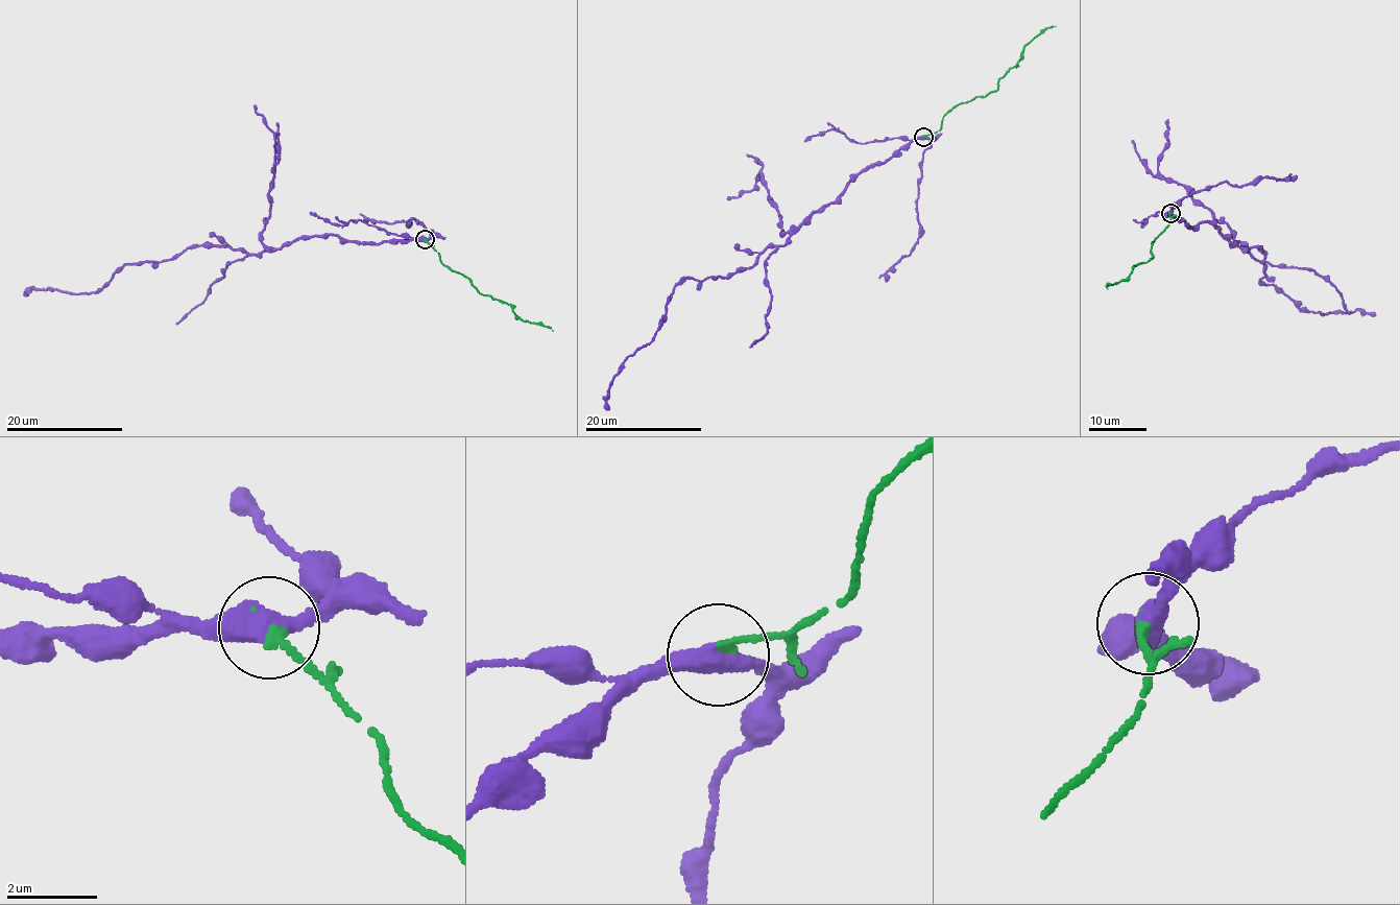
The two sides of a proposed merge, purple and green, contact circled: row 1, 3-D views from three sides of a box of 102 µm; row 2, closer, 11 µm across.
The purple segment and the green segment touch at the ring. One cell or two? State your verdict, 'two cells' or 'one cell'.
two cells

